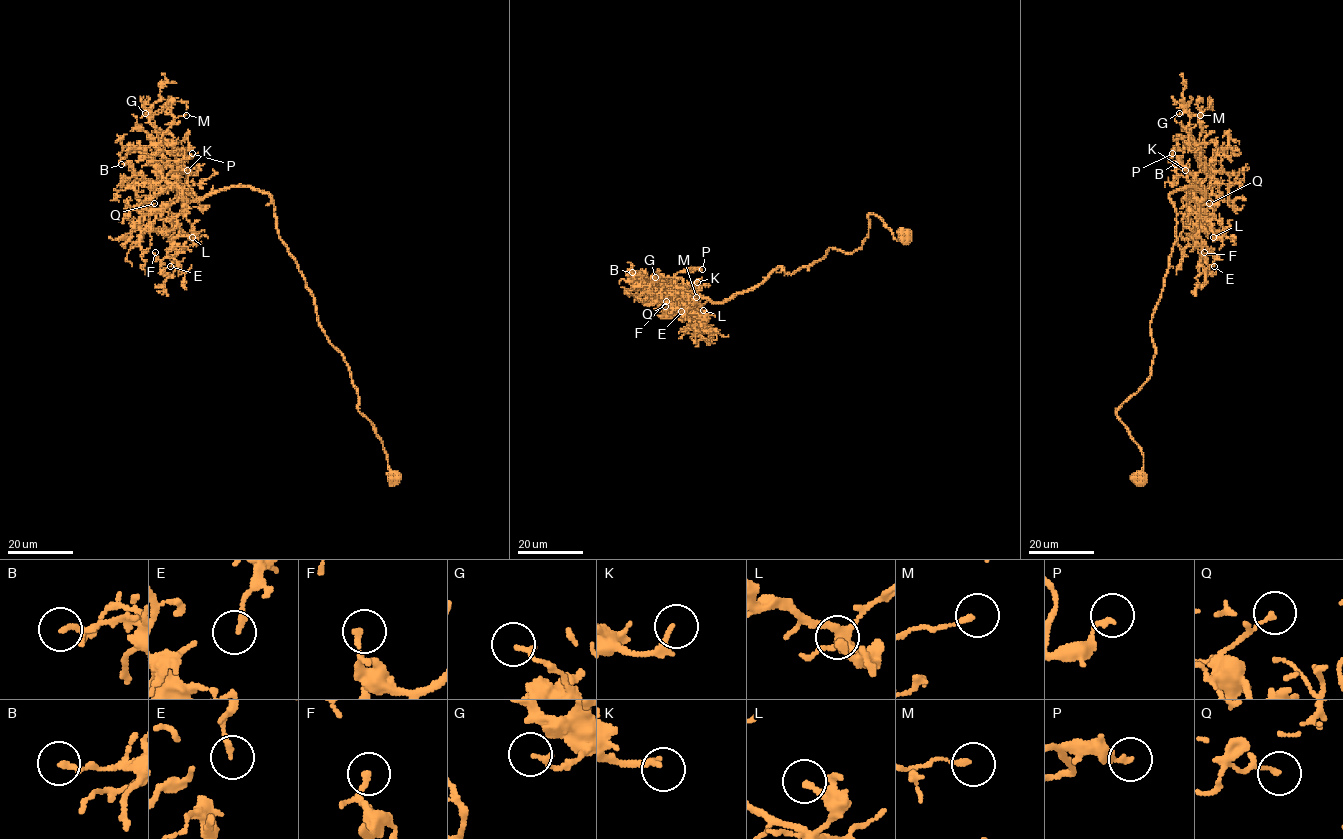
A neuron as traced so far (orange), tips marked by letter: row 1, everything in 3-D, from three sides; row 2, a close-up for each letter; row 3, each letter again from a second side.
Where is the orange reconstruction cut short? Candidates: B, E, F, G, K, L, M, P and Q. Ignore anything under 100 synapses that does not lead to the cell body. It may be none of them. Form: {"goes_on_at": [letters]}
{"goes_on_at": []}

